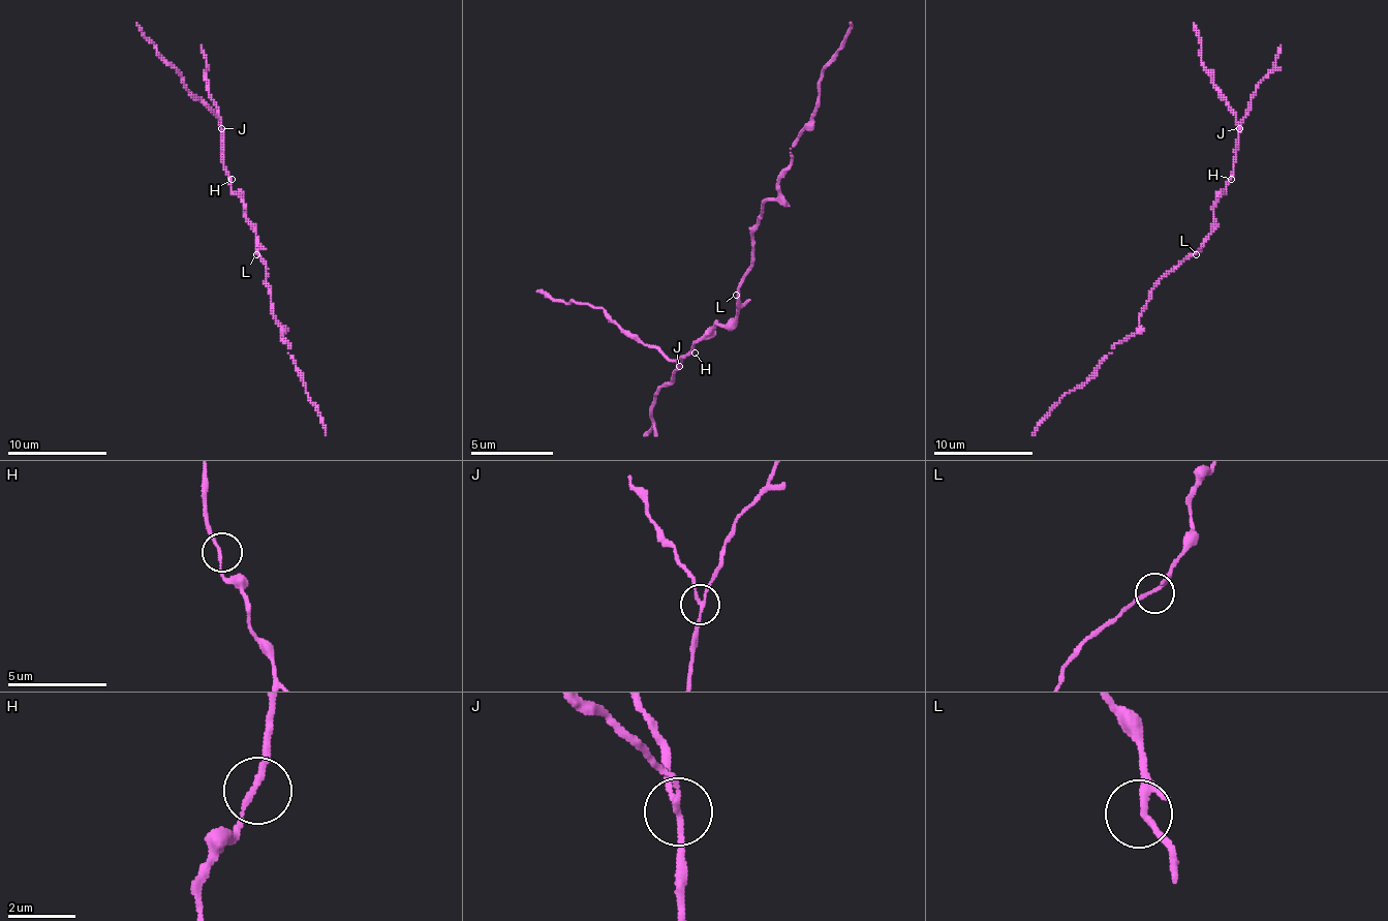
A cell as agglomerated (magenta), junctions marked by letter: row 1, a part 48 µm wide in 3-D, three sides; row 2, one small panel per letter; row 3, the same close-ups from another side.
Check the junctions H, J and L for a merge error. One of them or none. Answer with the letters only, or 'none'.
J

